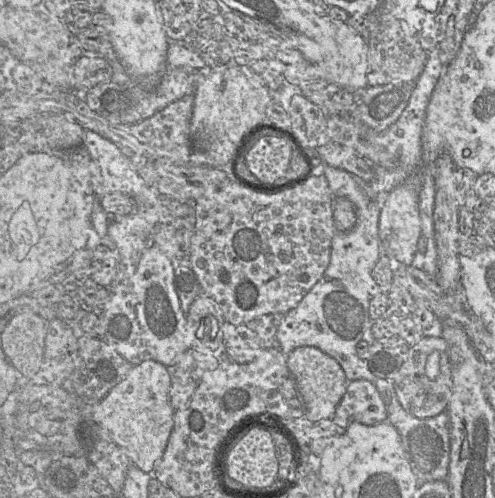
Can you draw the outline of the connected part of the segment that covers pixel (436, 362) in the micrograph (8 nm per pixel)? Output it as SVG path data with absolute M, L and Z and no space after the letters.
M423 336L417 344L411 346L393 384L399 402L411 415L417 418L432 418L447 411L453 393L453 364L445 339Z

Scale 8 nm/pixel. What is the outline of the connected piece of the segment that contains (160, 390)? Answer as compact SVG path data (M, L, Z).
M145 359L141 363L133 366L132 369L128 372L128 374L123 378L122 381L120 381L112 389L110 389L110 391L106 394L106 396L101 401L99 401L98 403L92 406L90 418L94 427L92 427L91 435L99 436L100 438L114 442L115 444L117 444L119 447L122 448L122 450L129 457L133 465L137 466L145 473L152 473L156 467L158 460L161 458L161 456L164 453L164 450L167 446L172 429L174 427L175 410L170 401L171 386L172 386L172 377L168 371L168 368L162 363L158 362L157 360Z

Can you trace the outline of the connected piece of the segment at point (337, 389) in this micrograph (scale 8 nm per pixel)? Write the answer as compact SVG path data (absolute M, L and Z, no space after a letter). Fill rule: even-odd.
M301 346L287 355L287 365L304 404L308 419L313 423L323 419L331 419L348 383L339 363L317 347Z

